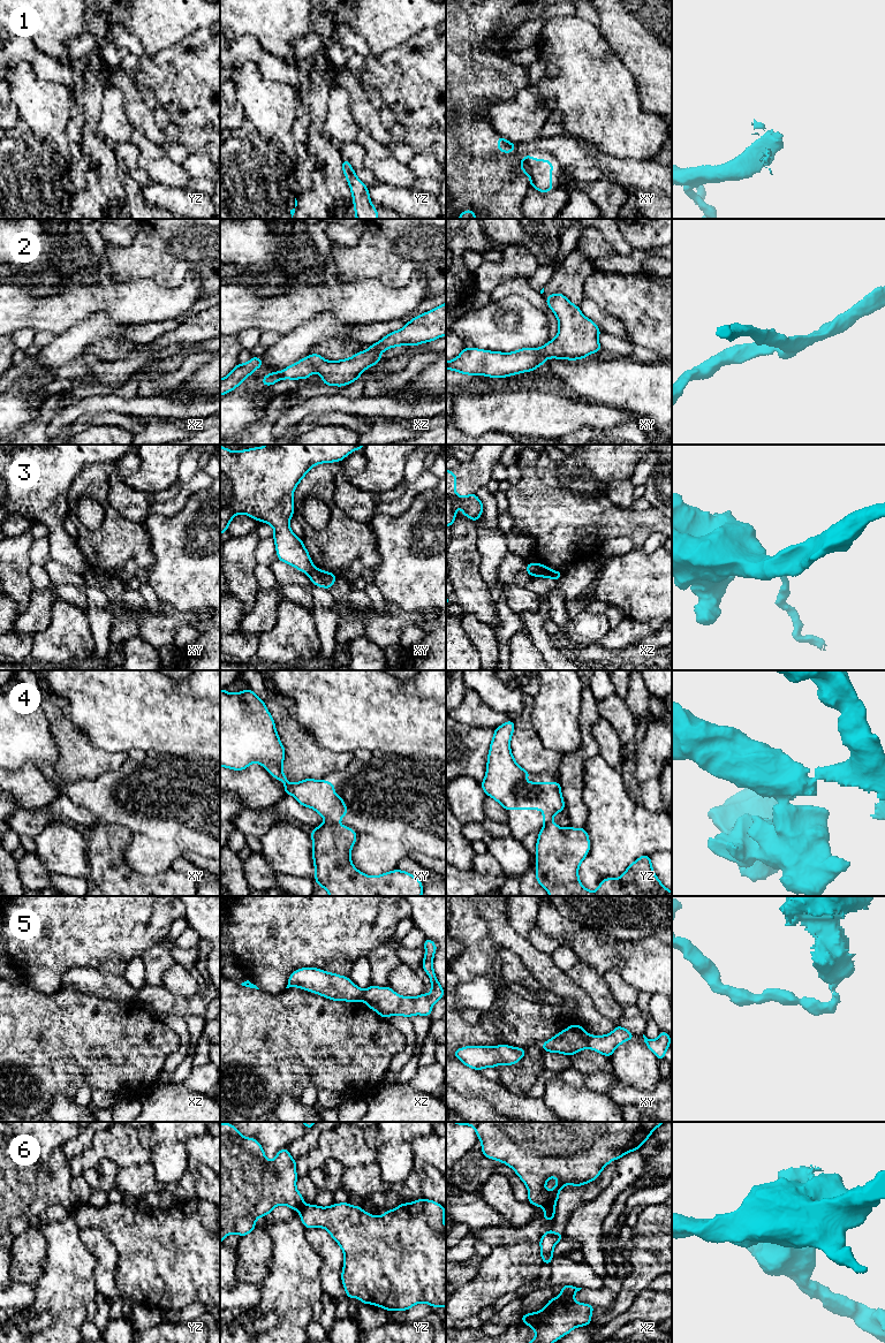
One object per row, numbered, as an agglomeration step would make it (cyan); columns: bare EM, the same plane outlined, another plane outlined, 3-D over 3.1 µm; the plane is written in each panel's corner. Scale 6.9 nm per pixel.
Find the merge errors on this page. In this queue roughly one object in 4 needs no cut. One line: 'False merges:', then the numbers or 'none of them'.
False merges: 1, 3, 4, 5, 6

